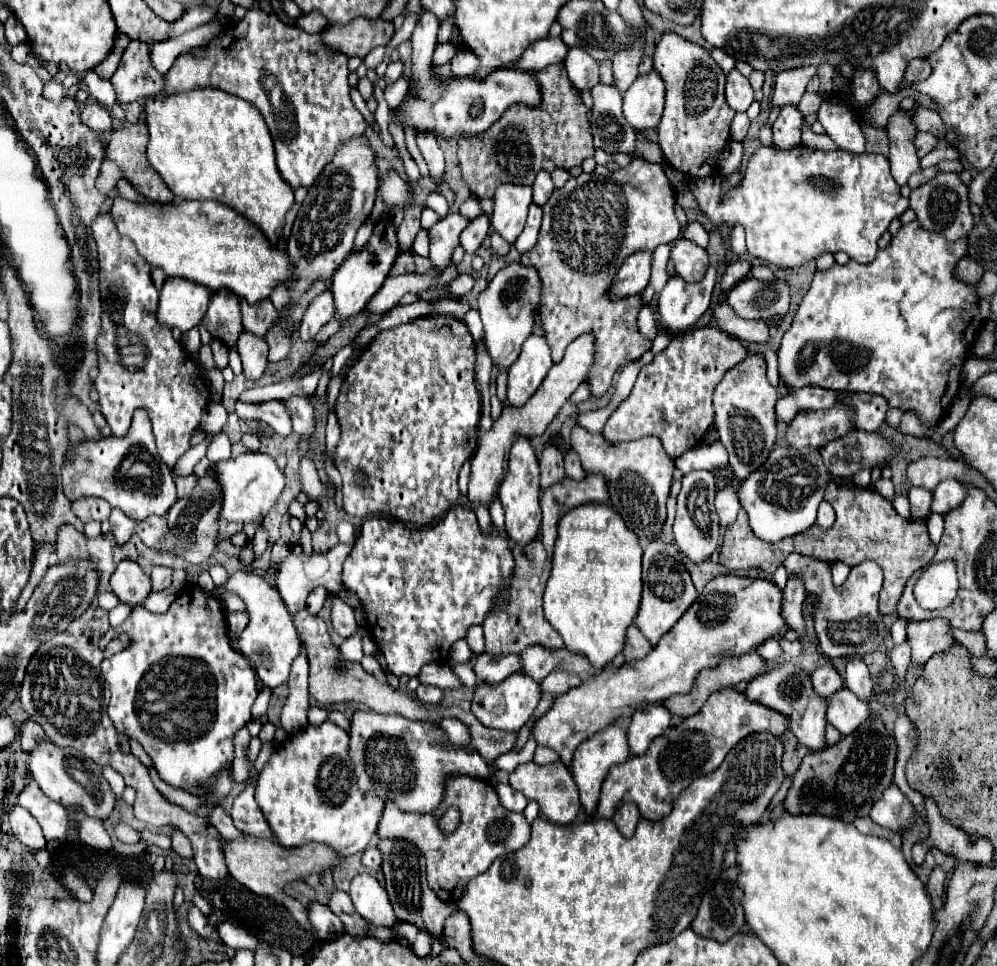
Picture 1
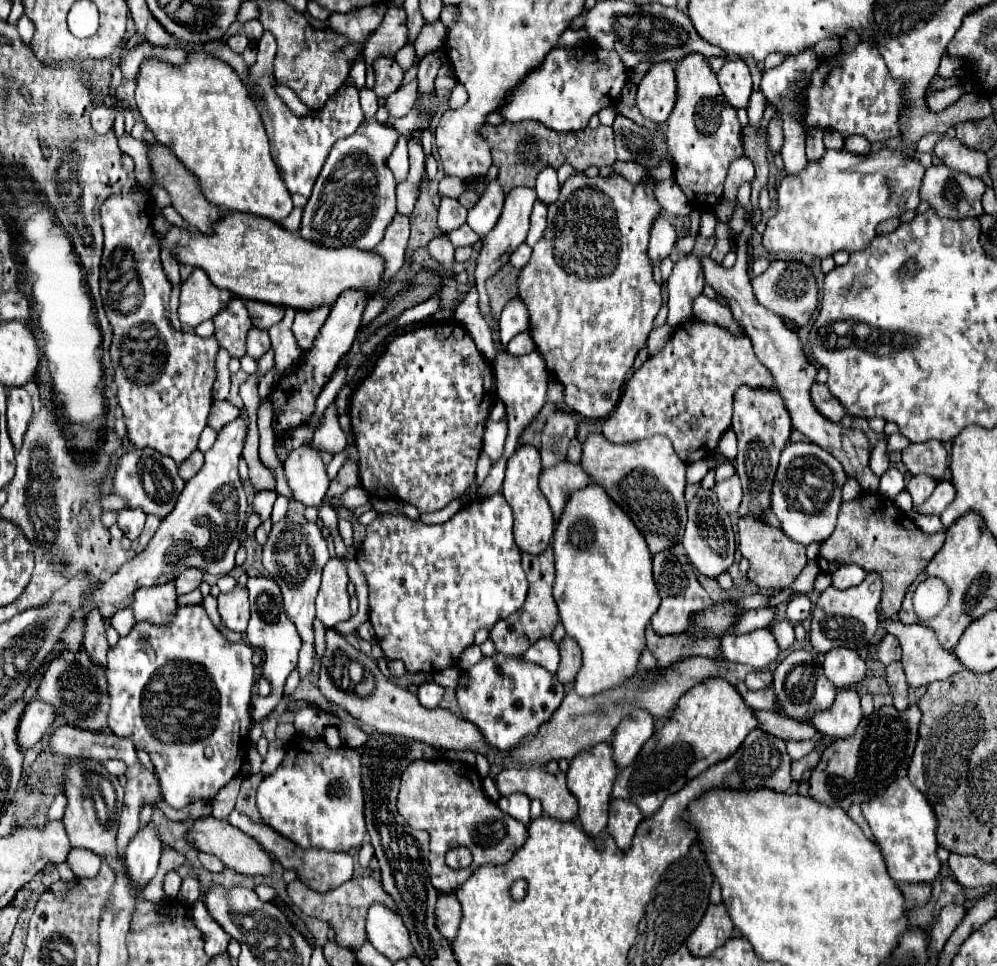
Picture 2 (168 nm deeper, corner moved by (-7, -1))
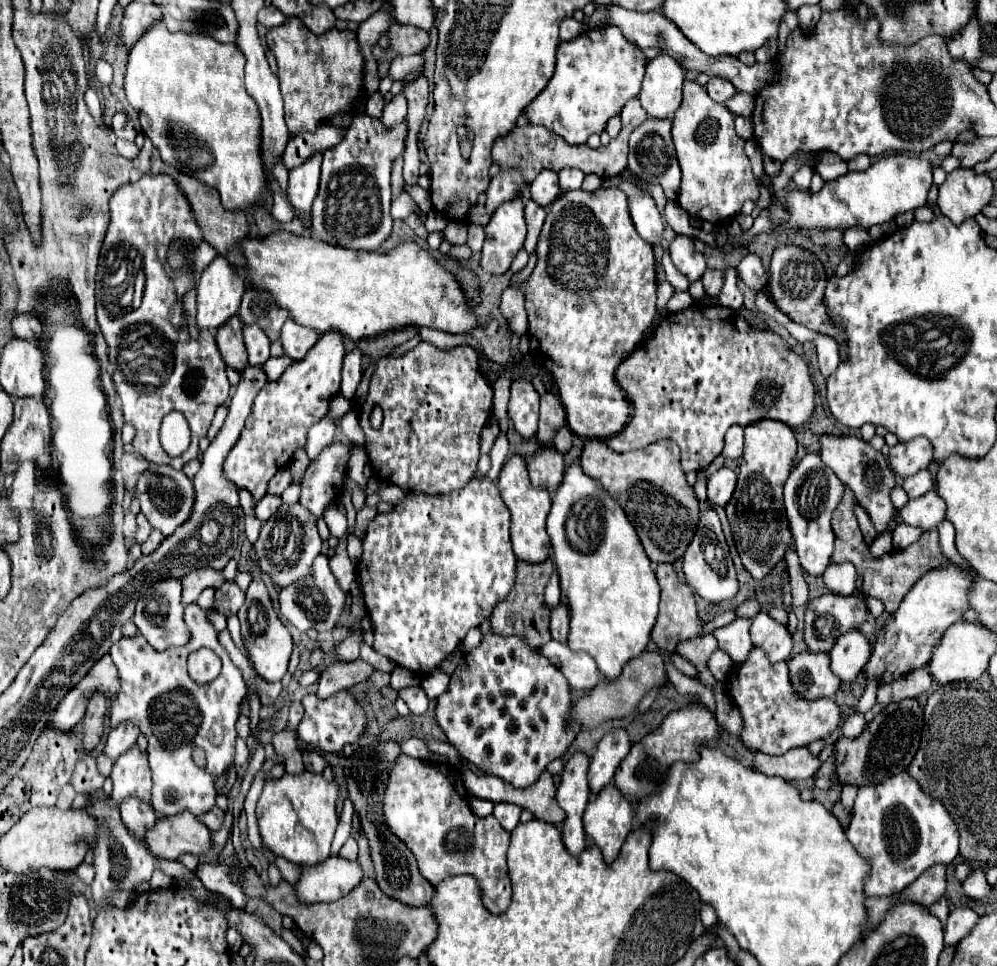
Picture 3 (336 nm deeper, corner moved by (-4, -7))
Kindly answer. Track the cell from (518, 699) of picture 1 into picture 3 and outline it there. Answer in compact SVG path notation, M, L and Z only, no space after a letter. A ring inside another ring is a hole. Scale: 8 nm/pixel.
M489 632L481 646L463 658L463 664L451 676L451 684L437 700L437 722L447 734L447 740L459 754L487 774L501 776L513 786L525 788L537 780L545 766L565 754L579 732L579 726L569 724L571 694L565 676L545 660L539 650L525 648L517 636L493 636Z

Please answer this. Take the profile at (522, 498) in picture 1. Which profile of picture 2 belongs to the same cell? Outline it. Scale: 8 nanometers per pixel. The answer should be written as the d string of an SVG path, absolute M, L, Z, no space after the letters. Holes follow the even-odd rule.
M522 444L516 448L512 458L508 460L506 466L506 478L502 486L502 494L510 508L514 510L514 542L522 552L528 554L540 554L548 548L550 538L554 534L554 516L548 506L548 500L538 488L538 476L540 476L542 464L540 464L540 454L534 446Z

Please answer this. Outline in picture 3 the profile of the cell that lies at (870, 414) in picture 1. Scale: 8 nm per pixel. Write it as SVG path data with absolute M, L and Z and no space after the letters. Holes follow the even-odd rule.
M723 306L687 308L661 318L661 324L643 340L643 344L617 368L617 382L627 394L631 418L625 428L607 438L607 446L615 452L645 448L659 440L673 440L681 448L683 472L705 470L723 450L723 436L733 426L745 426L753 420L773 418L791 428L803 426L815 412L815 386L809 376L805 360L791 352L781 356L777 344L789 346L773 330L759 330L749 326L737 310Z

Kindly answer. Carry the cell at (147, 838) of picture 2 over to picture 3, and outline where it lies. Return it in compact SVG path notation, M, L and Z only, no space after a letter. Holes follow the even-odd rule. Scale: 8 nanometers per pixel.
M125 800L125 804L121 804L119 808L121 808L121 820L129 830L129 834L137 842L145 842L147 830L153 828L153 824L157 822L155 810L147 804L141 804L141 800Z

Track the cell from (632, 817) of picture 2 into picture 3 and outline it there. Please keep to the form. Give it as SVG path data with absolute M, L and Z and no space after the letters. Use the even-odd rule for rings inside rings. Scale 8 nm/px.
M613 784L605 786L597 798L587 804L583 816L585 834L601 848L605 862L613 864L619 856L619 850L631 832L633 816L633 806L617 792Z

